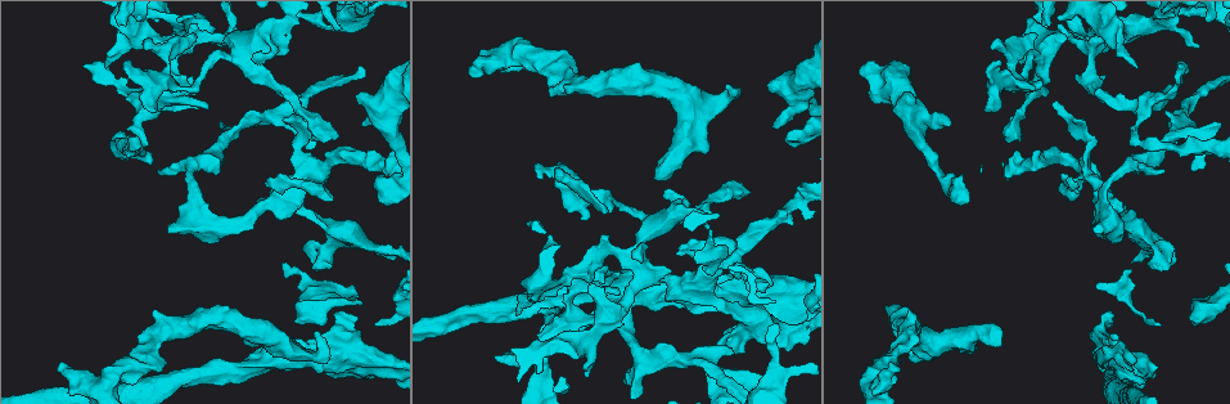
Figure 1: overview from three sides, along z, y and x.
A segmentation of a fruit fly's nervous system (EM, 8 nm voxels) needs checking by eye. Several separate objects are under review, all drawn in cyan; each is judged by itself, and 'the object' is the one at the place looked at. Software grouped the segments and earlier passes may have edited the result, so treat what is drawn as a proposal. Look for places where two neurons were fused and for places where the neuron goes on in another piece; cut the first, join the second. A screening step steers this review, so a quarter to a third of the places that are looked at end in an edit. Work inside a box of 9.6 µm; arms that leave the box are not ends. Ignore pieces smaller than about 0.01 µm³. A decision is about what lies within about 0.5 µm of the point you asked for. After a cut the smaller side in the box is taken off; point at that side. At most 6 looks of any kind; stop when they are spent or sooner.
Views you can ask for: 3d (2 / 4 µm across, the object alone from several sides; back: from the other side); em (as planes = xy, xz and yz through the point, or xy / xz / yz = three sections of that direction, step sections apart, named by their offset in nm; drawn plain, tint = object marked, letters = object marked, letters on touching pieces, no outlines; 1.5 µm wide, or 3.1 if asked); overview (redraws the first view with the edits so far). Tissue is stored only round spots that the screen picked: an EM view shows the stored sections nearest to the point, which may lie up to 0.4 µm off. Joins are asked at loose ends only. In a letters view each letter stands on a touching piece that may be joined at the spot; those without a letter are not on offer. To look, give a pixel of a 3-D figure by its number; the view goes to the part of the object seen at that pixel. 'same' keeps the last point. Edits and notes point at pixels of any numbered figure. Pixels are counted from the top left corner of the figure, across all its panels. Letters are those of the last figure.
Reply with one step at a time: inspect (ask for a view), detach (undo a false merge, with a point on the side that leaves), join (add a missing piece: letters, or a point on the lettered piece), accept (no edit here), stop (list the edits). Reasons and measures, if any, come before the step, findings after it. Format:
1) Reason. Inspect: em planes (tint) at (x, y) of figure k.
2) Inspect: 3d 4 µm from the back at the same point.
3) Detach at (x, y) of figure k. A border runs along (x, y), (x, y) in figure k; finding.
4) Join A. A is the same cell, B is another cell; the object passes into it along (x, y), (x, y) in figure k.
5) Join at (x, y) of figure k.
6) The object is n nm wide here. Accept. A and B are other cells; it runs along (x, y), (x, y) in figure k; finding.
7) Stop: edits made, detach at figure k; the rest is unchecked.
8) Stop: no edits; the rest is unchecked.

Thick end. Inspect: 3d 2 µm at (888, 363) of figure 1.

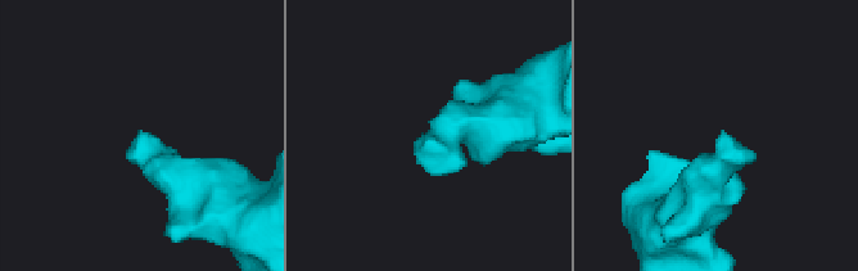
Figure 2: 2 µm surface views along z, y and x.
Inspect: em yz step 8 (letters) at (138, 133) of figure 2.

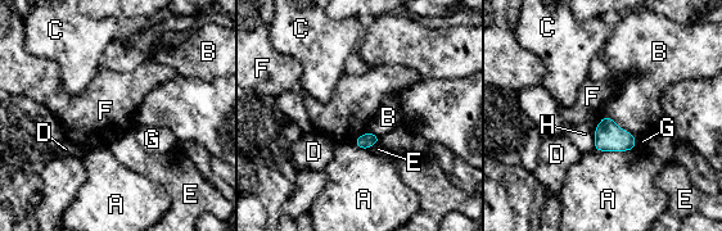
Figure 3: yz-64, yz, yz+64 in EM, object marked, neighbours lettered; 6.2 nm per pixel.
The longest contact is with A, 260 nm. Accept. A, B, C, D, E, F, G and H are other cells; a border runs along (369, 130), (361, 134), (353, 144) in figure 3; none of them fits.

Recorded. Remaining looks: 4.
Branch stops here. Inspect: em xy step 4 (letters) at (1144, 383) of figure 1.

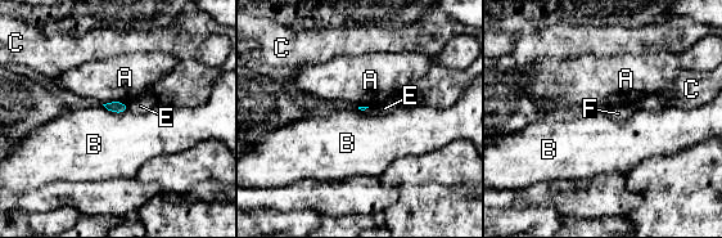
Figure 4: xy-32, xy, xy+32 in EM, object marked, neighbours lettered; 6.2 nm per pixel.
Inspect: em planes (letters) at the same point.

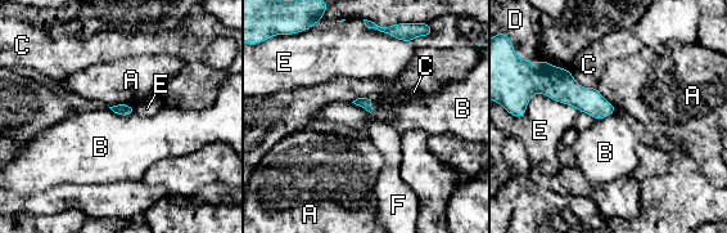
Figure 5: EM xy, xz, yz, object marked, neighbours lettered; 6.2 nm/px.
The longest contact is with E, 360 nm. Accept. A, B, C, D, E and F are other cells; a border runs along (351, 102), (370, 112), (374, 110) in figure 5; none of them fits.

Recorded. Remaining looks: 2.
Long arm stops here. Inspect: em planes (letters) at (751, 269) of figure 1.

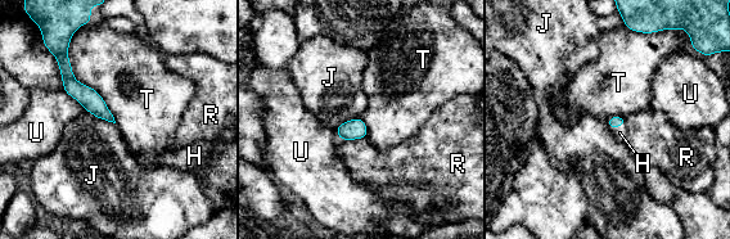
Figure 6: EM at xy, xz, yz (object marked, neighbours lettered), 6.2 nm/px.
The longest contact is with T, 550 nm. Join H. H is the same cell, J, R, T and U are other cells; the object passes into it along (613, 122), (617, 126), (620, 132) in figure 6; the neuron continues.

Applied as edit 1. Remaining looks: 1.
Stop: edits made, join at figure 6; the rest is unchecked.

